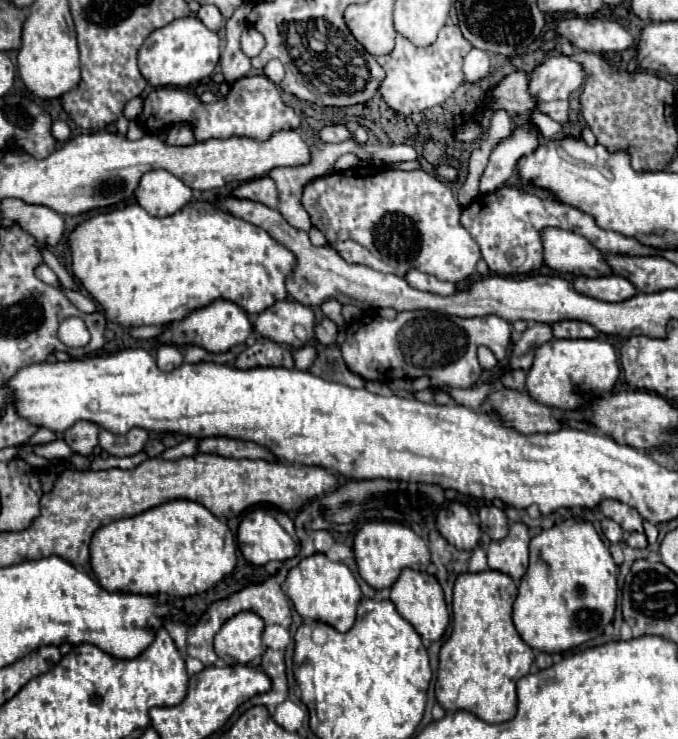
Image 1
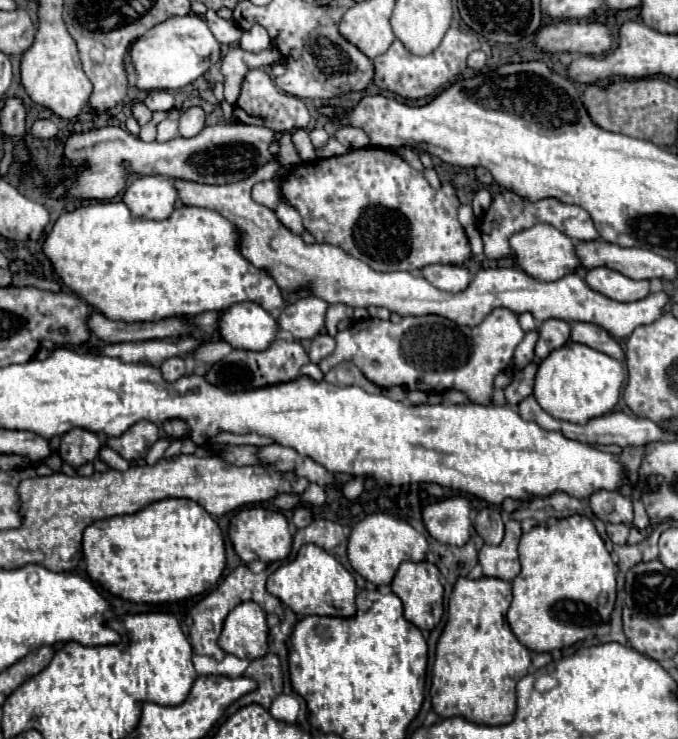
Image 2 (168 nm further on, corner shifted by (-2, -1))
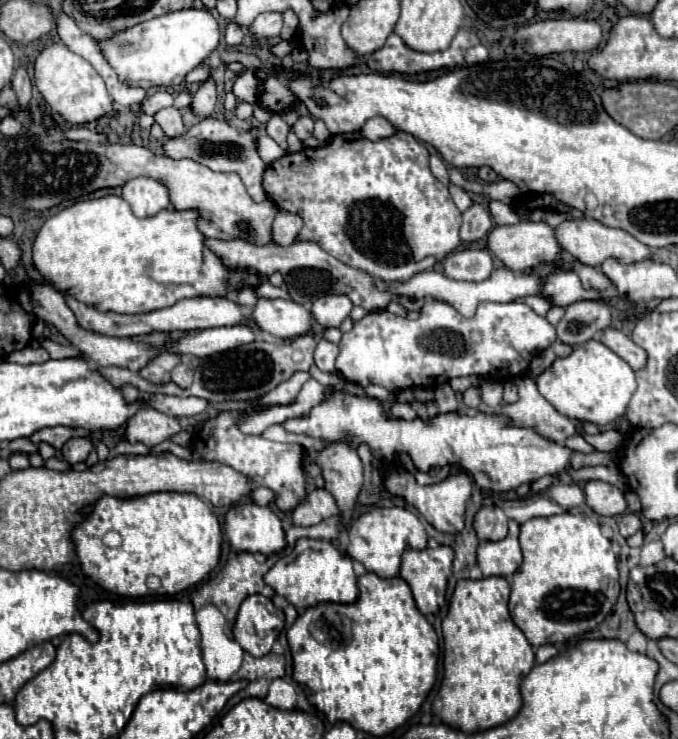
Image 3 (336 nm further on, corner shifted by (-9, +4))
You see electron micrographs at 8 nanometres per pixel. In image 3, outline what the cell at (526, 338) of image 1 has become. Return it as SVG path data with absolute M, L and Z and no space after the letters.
M575 302L565 308L565 316L555 326L557 340L567 346L581 346L597 336L597 330L611 326L611 308L605 302Z

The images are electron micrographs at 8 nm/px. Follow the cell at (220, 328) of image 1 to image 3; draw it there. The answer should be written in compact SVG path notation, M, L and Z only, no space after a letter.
M259 298L251 312L251 320L259 330L275 338L295 338L313 328L309 308L295 304L293 300Z

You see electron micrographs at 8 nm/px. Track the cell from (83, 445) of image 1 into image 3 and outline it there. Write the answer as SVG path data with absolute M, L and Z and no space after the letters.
M73 438L69 440L61 452L63 452L63 458L69 462L69 464L77 464L77 462L85 462L87 456L91 454L93 450L93 444L89 438Z

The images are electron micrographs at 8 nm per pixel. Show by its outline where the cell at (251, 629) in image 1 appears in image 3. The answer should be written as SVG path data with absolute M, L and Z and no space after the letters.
M253 594L243 600L237 612L233 636L245 652L253 656L265 656L271 652L271 646L281 634L283 626L283 612L275 608L269 598Z

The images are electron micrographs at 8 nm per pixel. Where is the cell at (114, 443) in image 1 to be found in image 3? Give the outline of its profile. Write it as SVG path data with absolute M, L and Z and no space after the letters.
M143 408L141 412L137 412L125 428L125 438L135 444L135 442L143 442L145 446L153 448L165 440L169 440L171 436L175 436L181 430L177 418L165 416L161 412L157 412L155 408Z

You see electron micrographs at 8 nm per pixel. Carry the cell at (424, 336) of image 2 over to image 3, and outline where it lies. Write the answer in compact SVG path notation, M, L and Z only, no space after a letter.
M425 300L421 314L417 320L407 320L403 316L391 314L387 310L371 312L365 318L357 320L353 328L343 334L339 342L339 356L337 356L337 372L351 382L357 382L361 386L379 384L385 386L391 392L405 390L405 388L427 388L429 384L437 384L447 378L455 376L471 376L479 374L483 378L503 378L505 372L513 374L515 370L521 370L525 364L525 370L529 368L533 352L541 352L547 346L551 346L557 340L555 328L541 316L537 316L527 304L523 302L509 302L509 304L493 304L493 302L481 302L477 308L477 314L473 318L461 316L455 308L451 308L445 302L437 300Z

